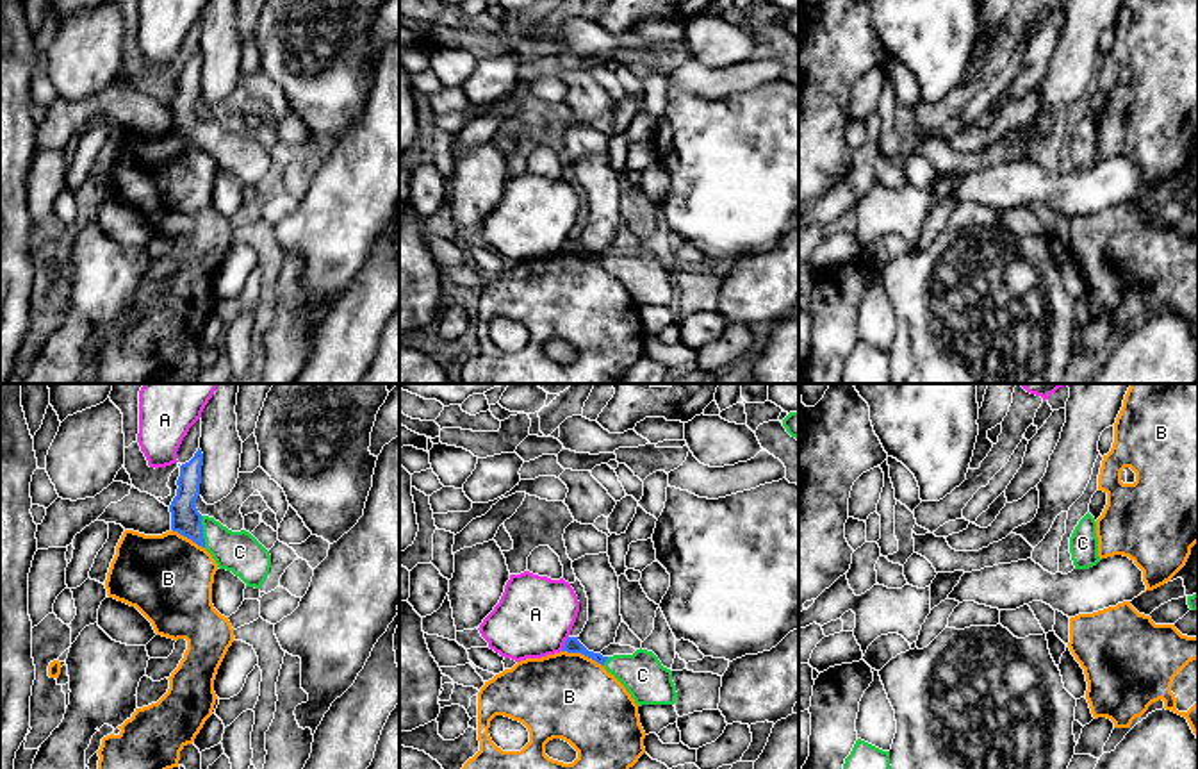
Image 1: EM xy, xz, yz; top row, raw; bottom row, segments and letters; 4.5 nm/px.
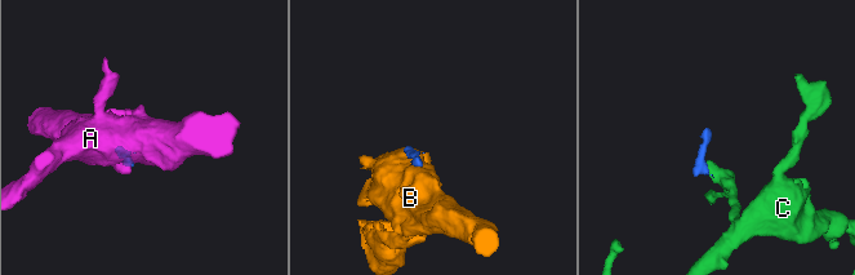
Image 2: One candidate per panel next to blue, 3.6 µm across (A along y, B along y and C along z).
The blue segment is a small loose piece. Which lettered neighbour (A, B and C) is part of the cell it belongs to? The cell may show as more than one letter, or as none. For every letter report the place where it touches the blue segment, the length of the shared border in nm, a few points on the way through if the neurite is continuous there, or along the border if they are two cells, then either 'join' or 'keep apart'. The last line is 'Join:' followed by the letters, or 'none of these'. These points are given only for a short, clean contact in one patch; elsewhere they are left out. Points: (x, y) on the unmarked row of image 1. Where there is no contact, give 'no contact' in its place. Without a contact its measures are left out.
A: xz (564, 245) | 80 nm | keep apart
B: xz (583, 254) | 200 nm | keep apart
C: xy (202, 132) | 150 nm | across xy (186, 120), (202, 132), (239, 152) | join
Join: C

